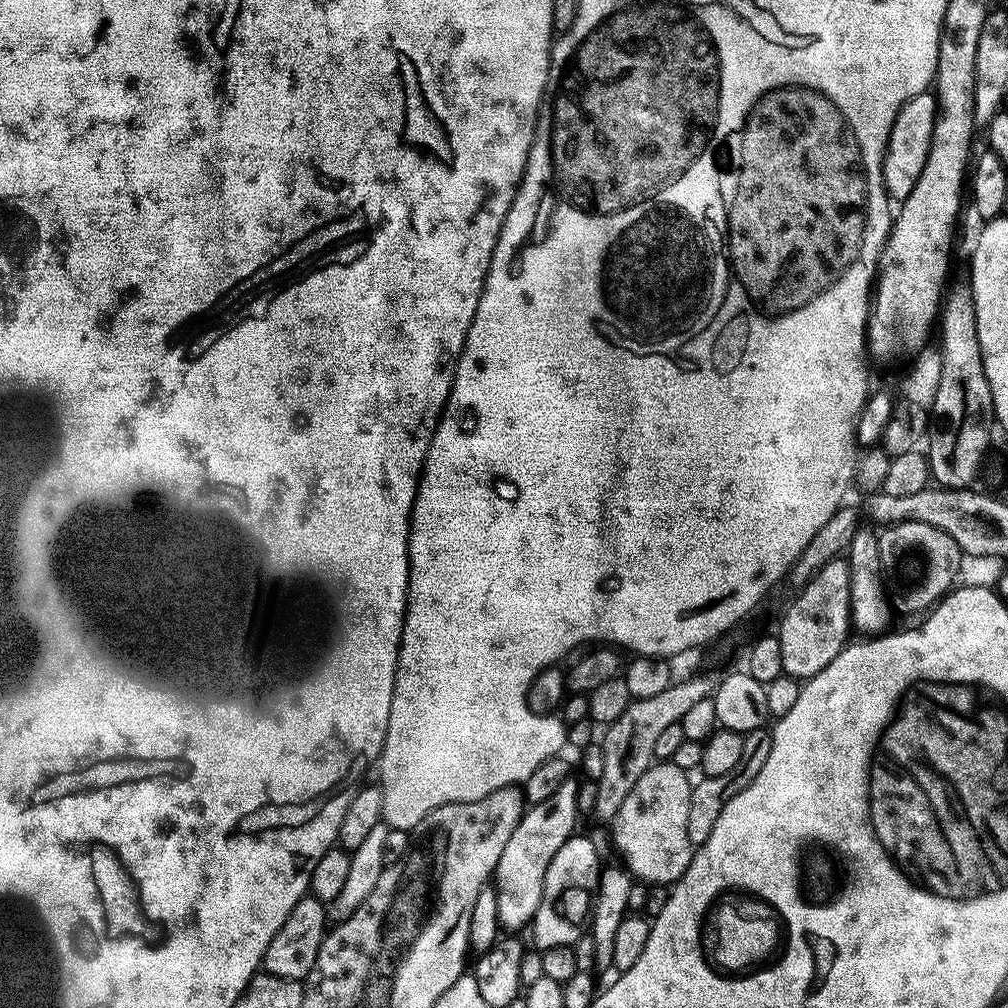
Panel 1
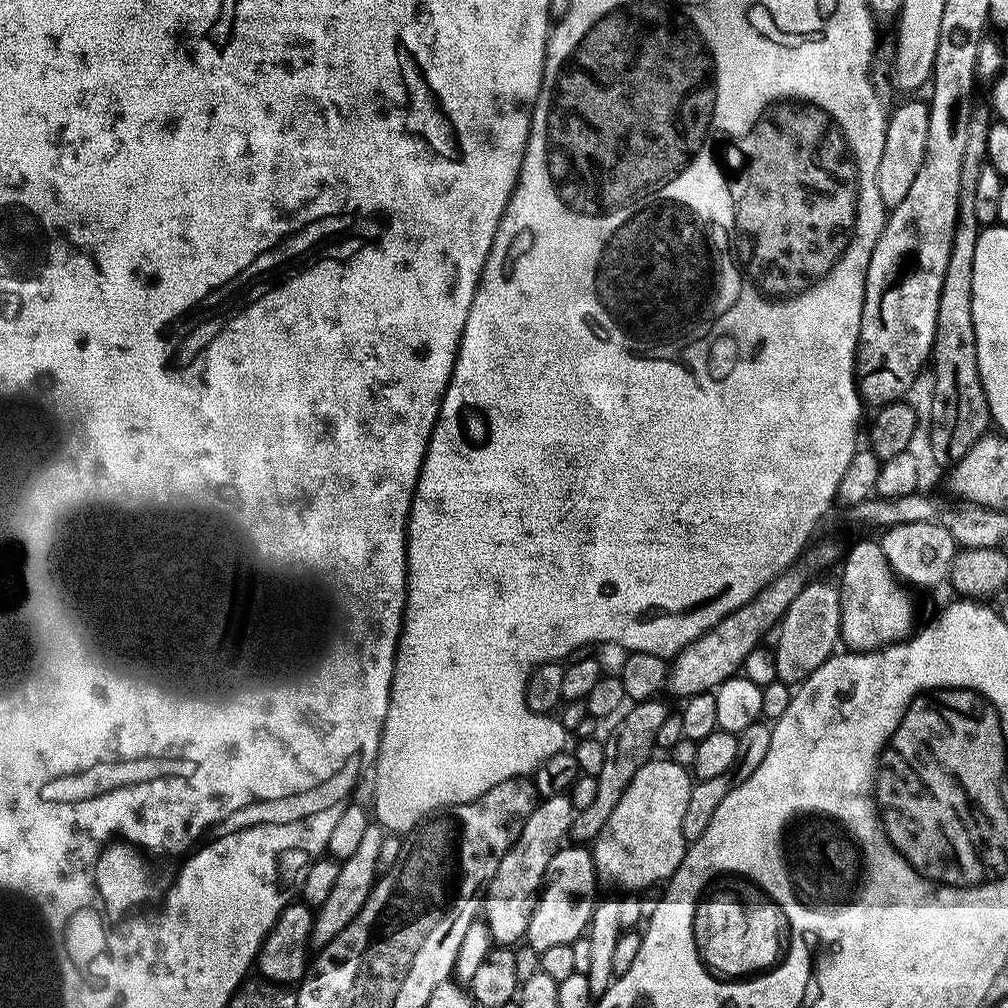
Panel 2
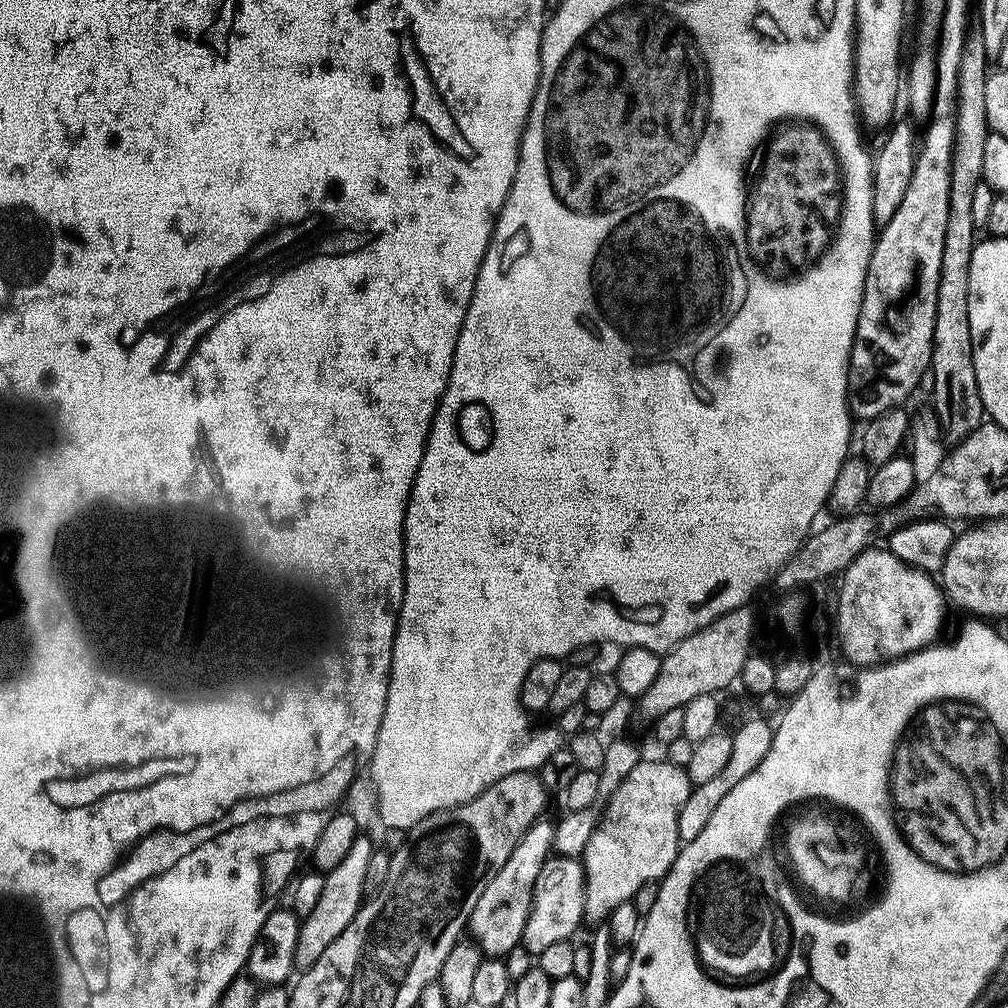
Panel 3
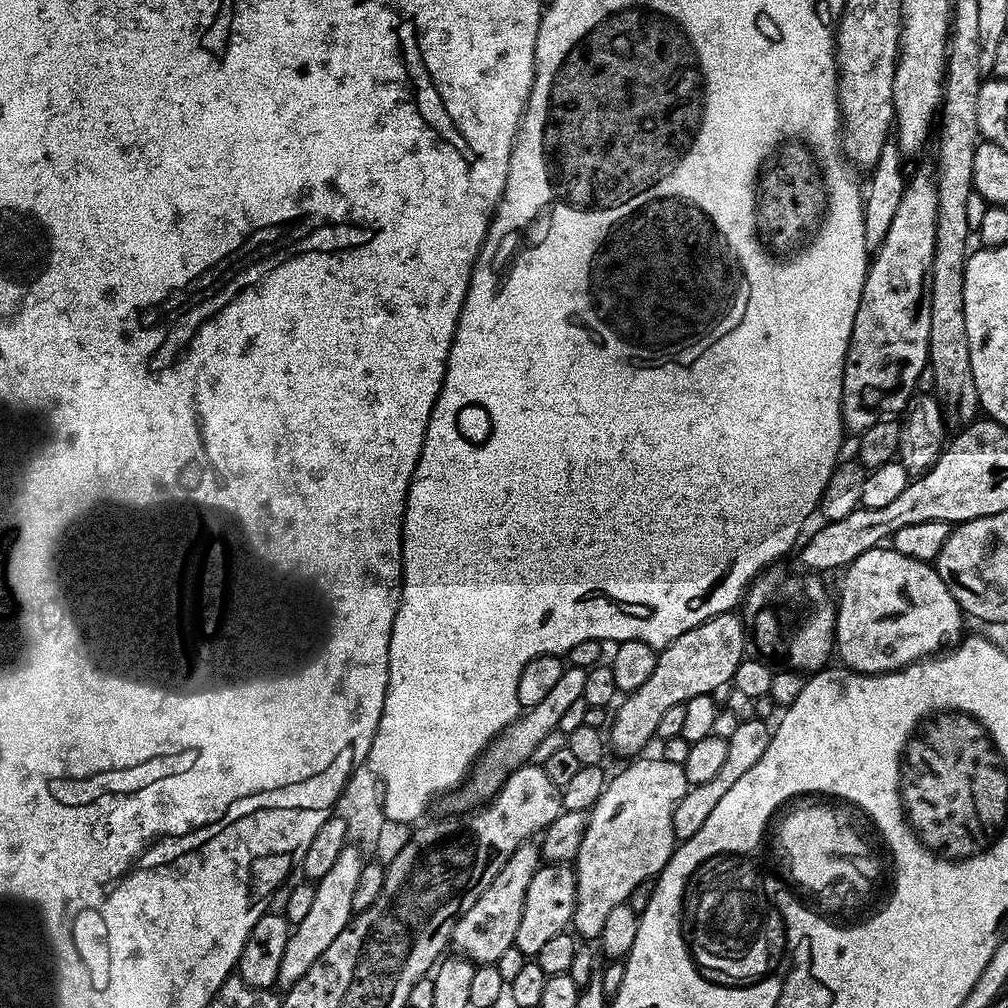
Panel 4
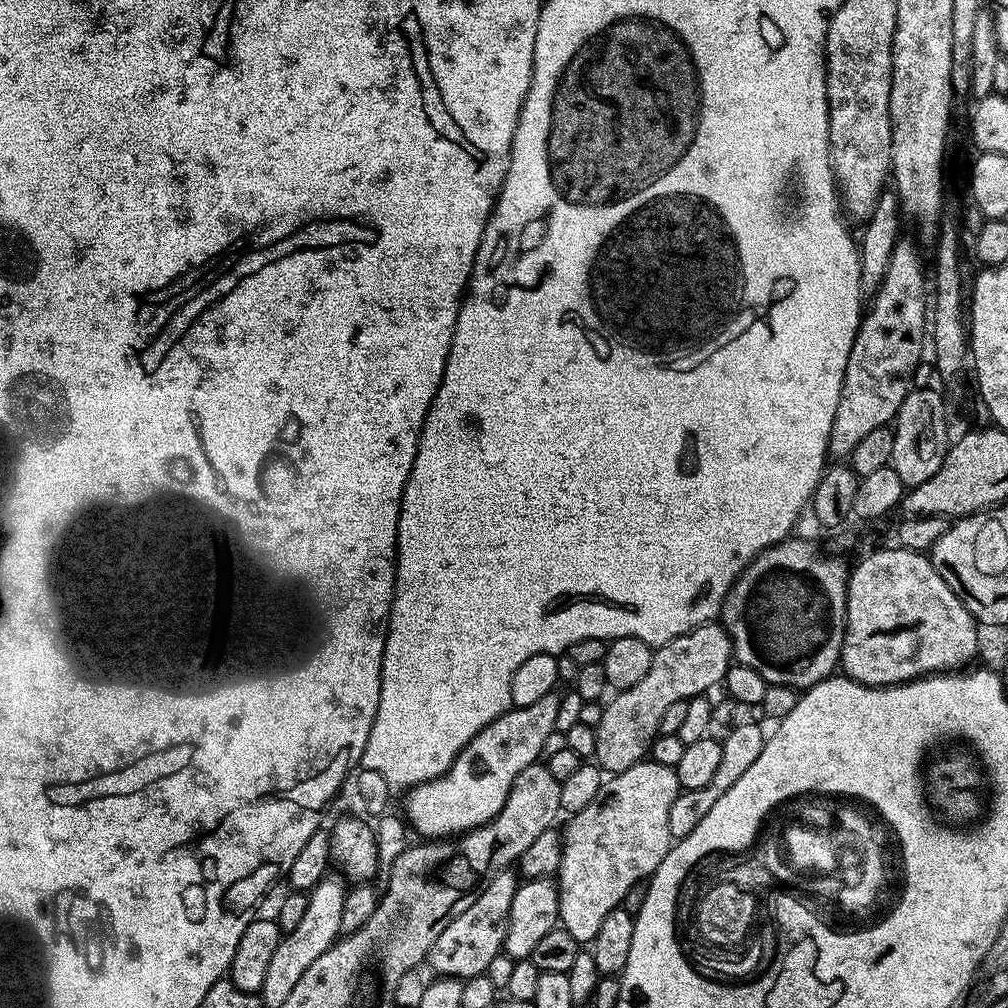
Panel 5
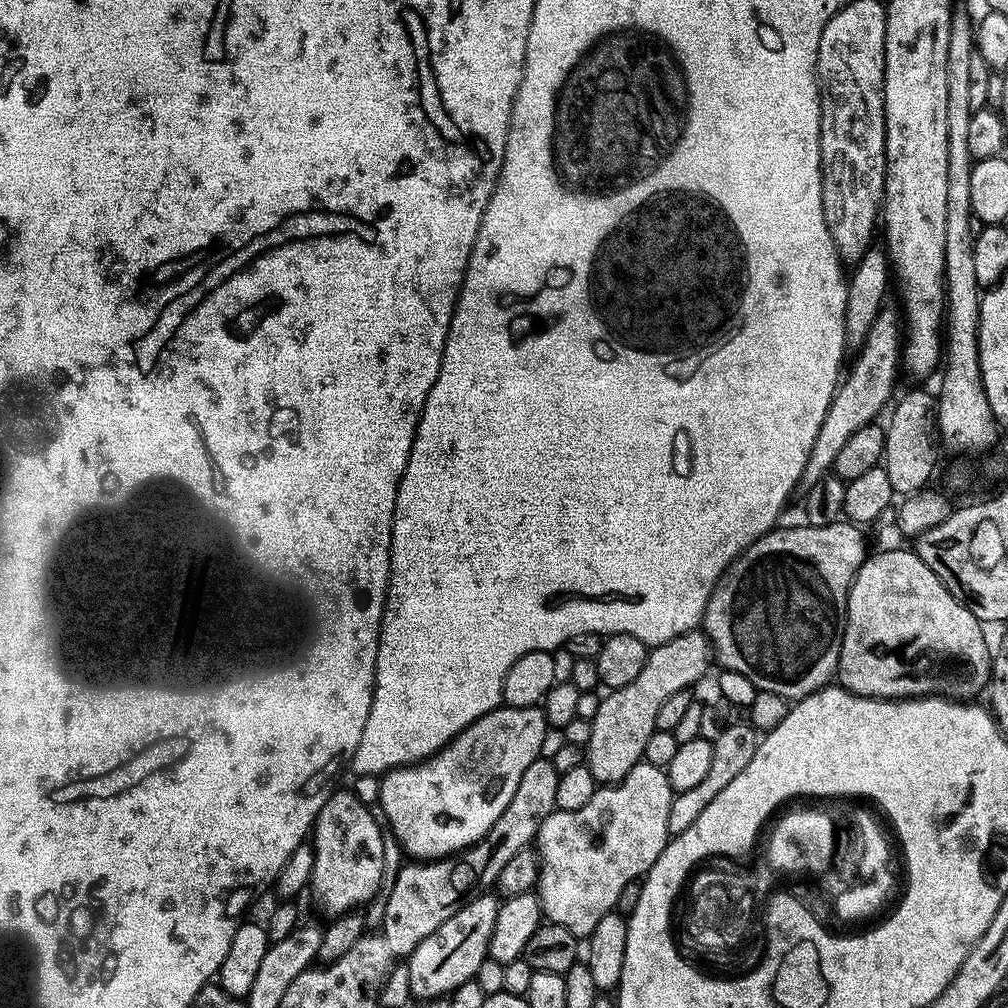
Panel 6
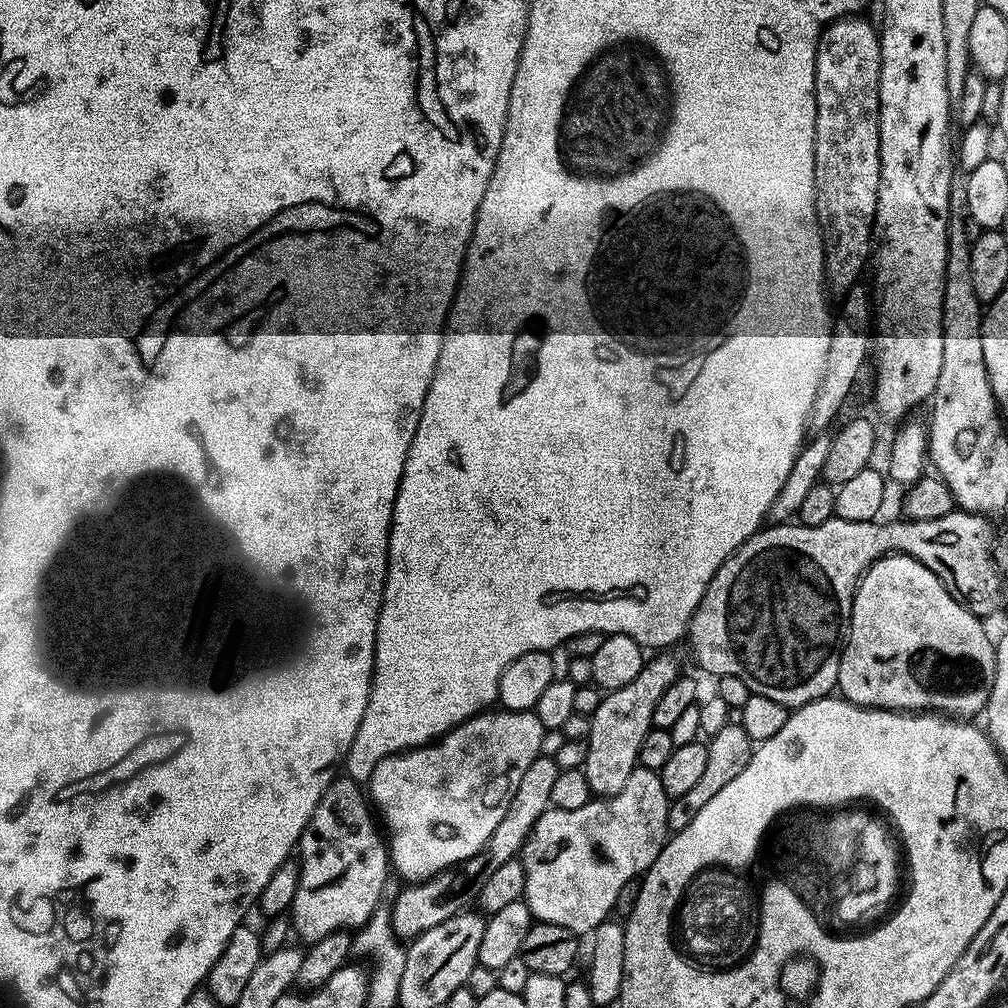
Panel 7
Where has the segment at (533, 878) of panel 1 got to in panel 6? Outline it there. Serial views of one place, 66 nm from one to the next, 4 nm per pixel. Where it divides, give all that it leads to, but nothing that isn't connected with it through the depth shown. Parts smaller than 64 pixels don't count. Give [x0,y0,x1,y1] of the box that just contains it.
[406,894,501,1001]

